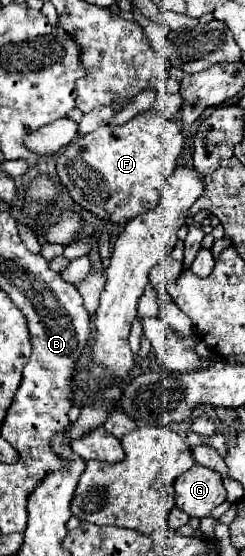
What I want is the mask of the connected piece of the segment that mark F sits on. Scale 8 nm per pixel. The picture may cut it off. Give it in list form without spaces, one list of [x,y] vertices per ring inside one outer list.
[[[137,114],[123,126],[101,126],[85,136],[73,138],[57,158],[57,174],[61,178],[61,184],[69,190],[71,198],[81,208],[95,214],[101,220],[125,224],[131,218],[157,206],[161,190],[177,166],[177,158],[183,150],[183,144],[185,140],[177,122],[163,120],[155,114]]]

